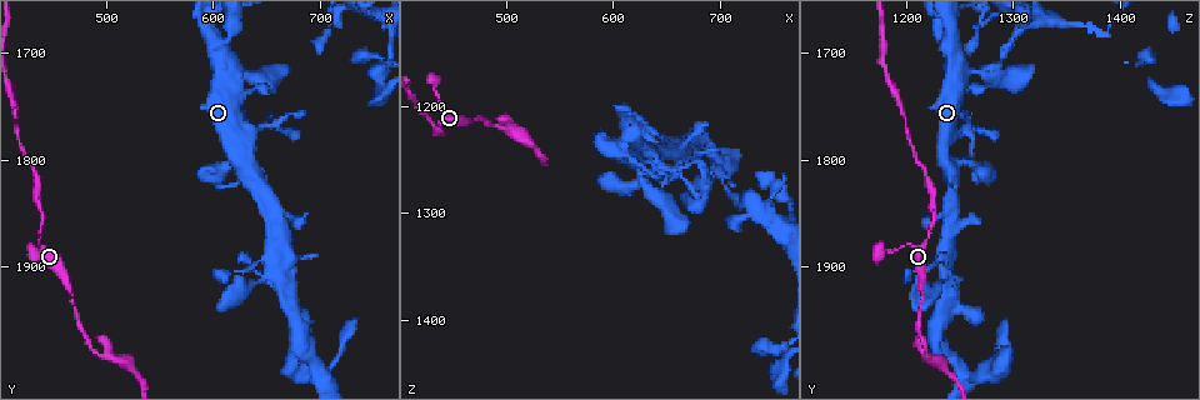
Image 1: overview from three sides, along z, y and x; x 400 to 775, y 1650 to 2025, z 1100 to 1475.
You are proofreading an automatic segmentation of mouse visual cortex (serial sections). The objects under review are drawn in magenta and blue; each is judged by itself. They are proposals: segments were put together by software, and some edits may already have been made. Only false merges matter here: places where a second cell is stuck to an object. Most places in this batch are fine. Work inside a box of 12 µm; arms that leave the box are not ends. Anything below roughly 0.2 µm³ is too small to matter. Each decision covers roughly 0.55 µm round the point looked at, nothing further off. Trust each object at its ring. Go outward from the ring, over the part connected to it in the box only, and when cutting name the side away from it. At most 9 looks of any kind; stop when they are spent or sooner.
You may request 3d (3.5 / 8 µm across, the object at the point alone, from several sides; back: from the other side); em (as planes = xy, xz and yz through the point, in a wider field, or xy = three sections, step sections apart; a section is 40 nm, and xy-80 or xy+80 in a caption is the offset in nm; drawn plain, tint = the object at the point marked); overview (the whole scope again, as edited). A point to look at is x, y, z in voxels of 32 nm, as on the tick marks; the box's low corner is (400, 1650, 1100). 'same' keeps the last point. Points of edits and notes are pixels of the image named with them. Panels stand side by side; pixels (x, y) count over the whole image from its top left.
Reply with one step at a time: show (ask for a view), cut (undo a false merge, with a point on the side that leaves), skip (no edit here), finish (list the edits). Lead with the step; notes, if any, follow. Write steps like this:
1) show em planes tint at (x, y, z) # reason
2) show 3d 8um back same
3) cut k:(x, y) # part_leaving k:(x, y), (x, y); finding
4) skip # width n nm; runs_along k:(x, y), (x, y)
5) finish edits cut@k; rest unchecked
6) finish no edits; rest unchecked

show 3d 8um back at (598, 1684, 1242) # sharp bend

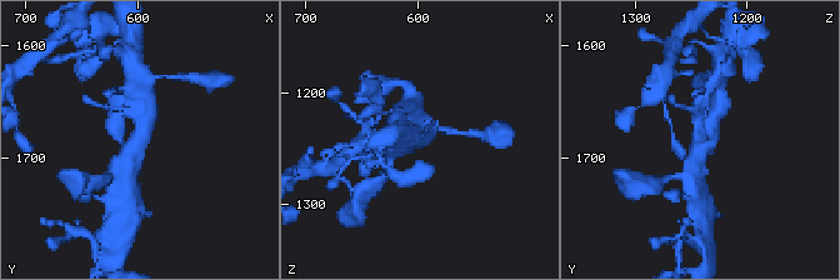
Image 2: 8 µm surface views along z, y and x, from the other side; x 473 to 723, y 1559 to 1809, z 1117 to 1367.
show 3d 3.5um at (600, 1688, 1240)

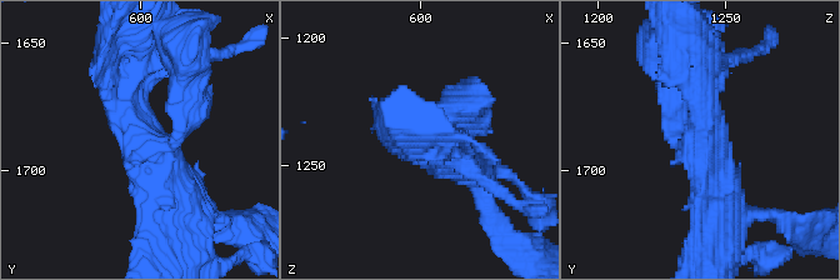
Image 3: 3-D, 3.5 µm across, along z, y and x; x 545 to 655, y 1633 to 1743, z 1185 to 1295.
show em xy step 3 tint at (600, 1684, 1242) # shape alone is not enough

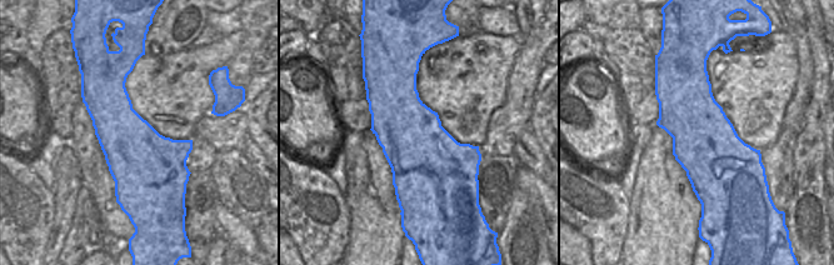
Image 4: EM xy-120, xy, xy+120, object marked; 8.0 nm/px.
skip # arm_widths 300, 300, 500 nm; runs_along 3:(171, 225), (125, 114), (133, 71); all the same cell

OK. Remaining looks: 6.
show 3d 3.5um at (470, 1930, 1214) # calibre changes

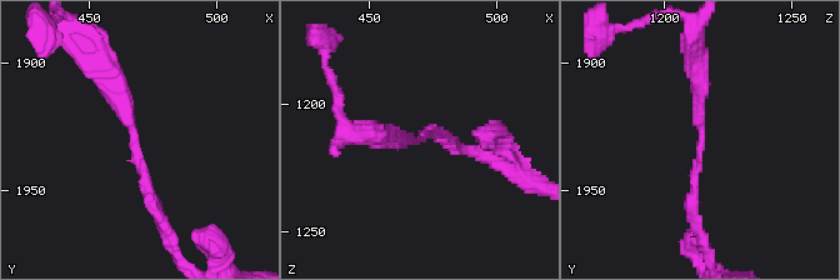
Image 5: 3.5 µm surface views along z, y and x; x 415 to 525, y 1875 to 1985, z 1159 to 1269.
show em xy step 2 tint at (468, 1930, 1213) # arm_widths 150, 250 nm

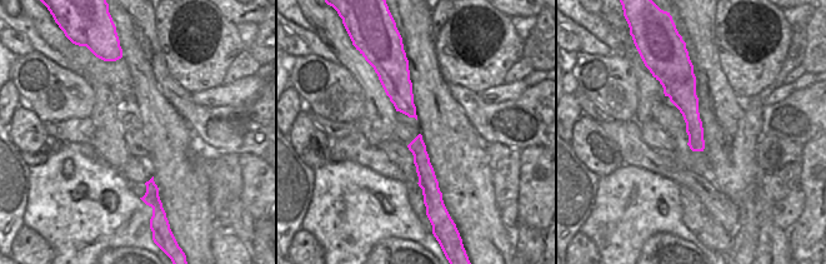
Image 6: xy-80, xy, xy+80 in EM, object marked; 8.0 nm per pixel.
skip # runs_along 6:(419, 139), (426, 199); one cell here

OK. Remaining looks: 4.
show 3d 3.5um at (504, 1988, 1220) # calibre changes

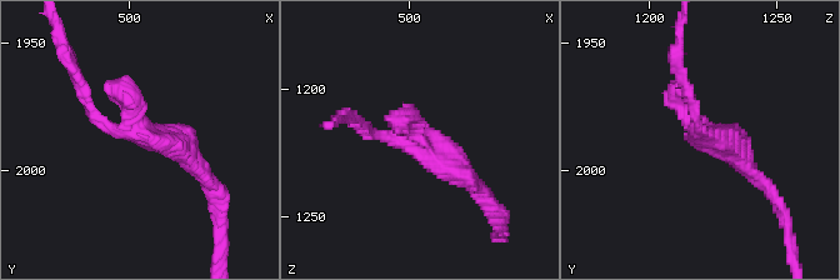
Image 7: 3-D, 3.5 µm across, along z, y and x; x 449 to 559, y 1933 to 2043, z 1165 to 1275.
show em xy step 2 tint at (503, 1986, 1219)

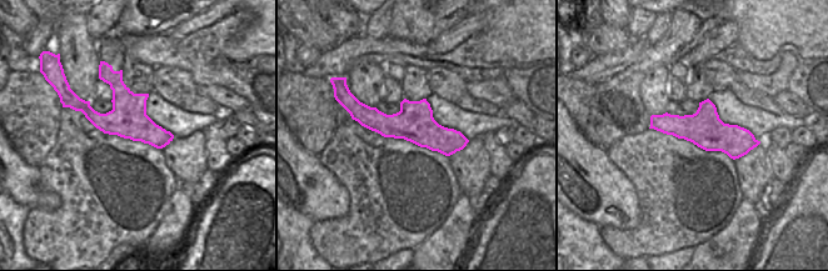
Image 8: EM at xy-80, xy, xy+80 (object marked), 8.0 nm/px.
skip # runs_along 8:(355, 109), (463, 142); all the same cell

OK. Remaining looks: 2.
show 3d 3.5um at (662, 1868, 1242) # two arms at a narrow angle

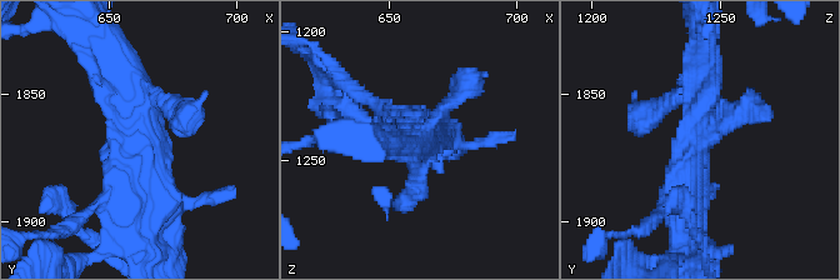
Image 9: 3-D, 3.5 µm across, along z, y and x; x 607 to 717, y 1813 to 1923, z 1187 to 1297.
show em xy step 5 tint at (661, 1870, 1241) # need the tissue

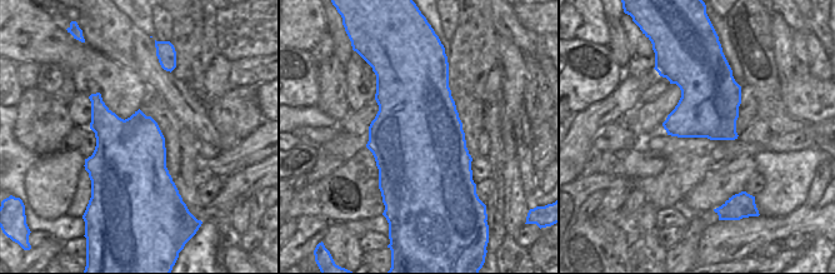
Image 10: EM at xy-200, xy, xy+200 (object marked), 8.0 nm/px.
skip # runs_along 9:(120, 68), (139, 98), (143, 229); continuous, no second cell

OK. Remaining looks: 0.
finish no edits; rest unchecked

